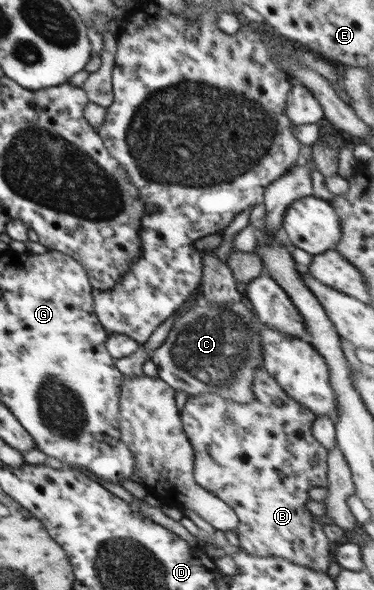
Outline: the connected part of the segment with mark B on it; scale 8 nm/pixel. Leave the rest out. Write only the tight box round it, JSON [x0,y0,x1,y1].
[180,367,332,572]

